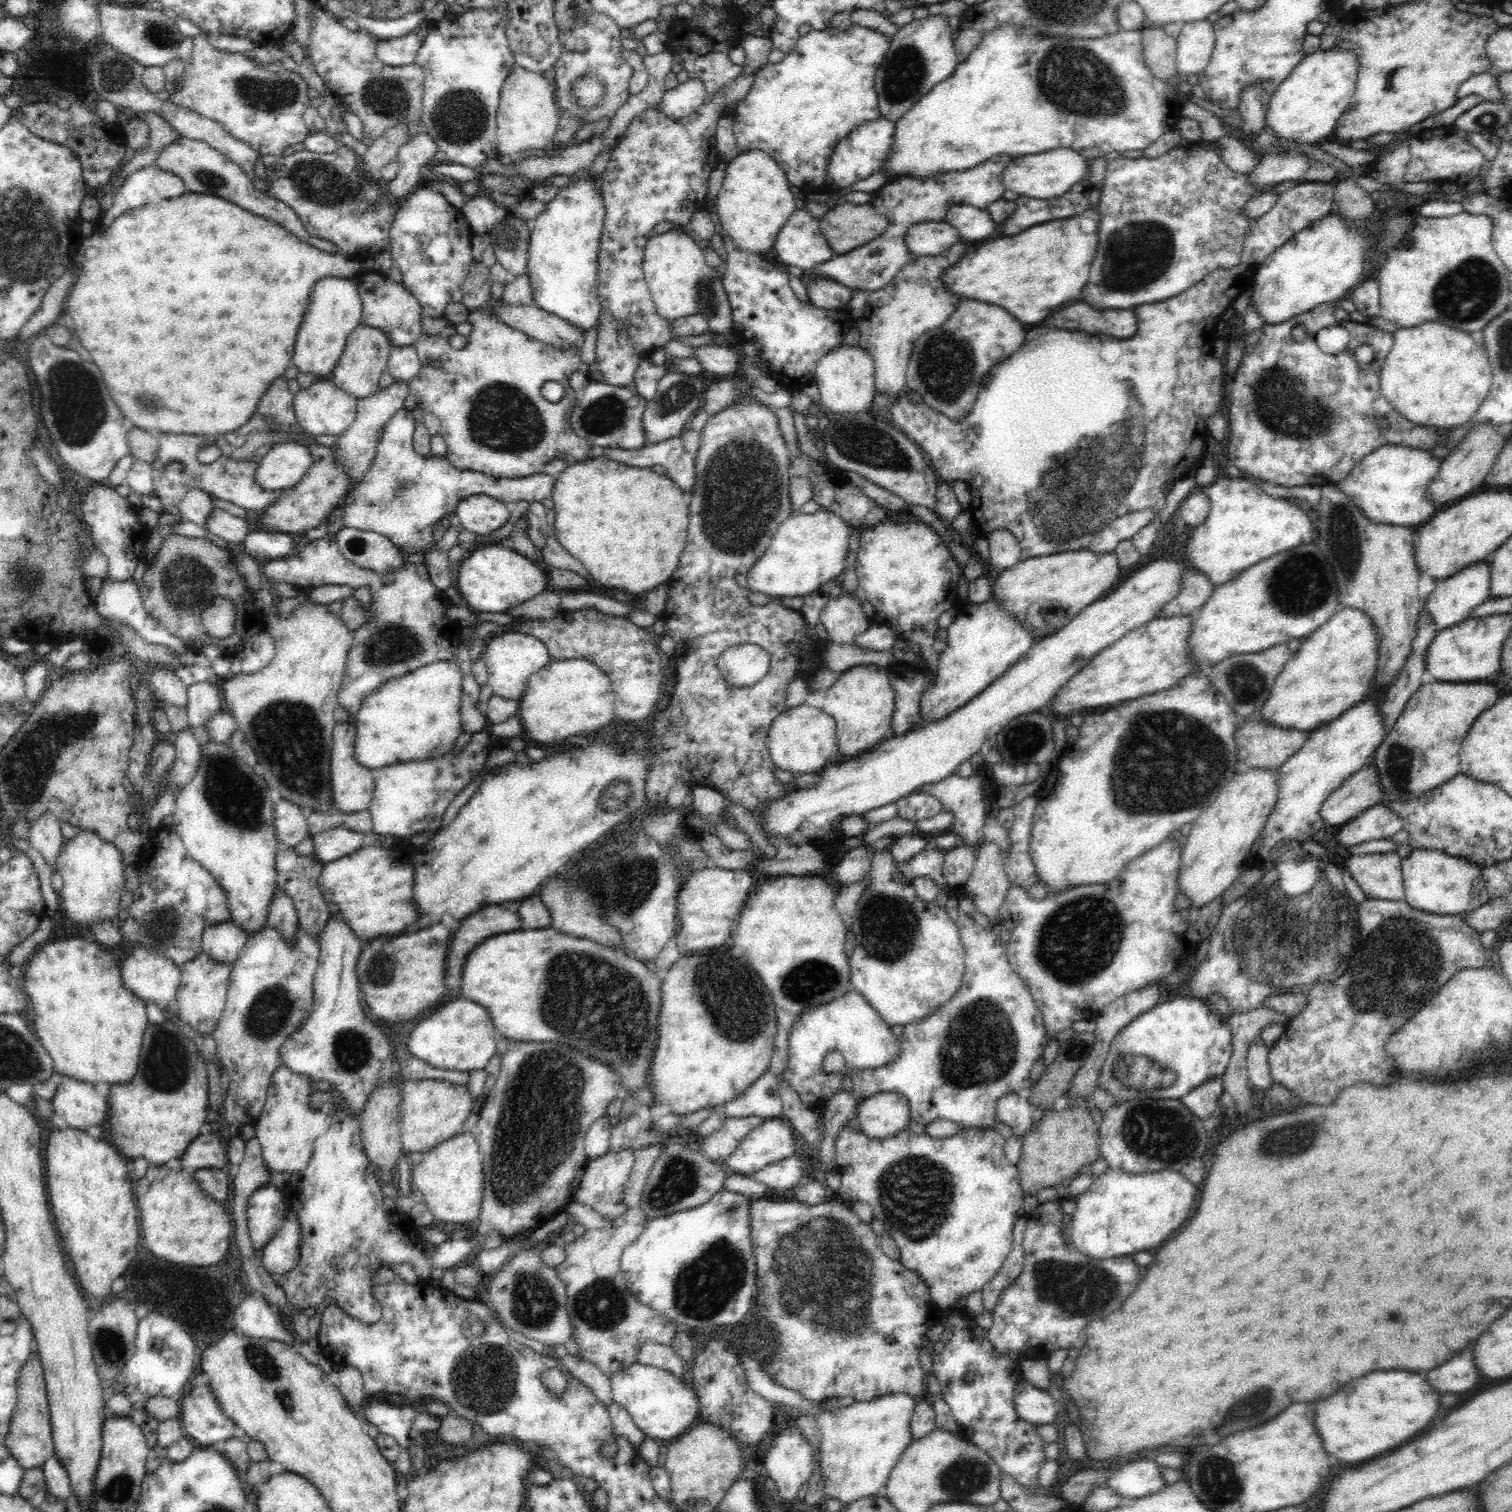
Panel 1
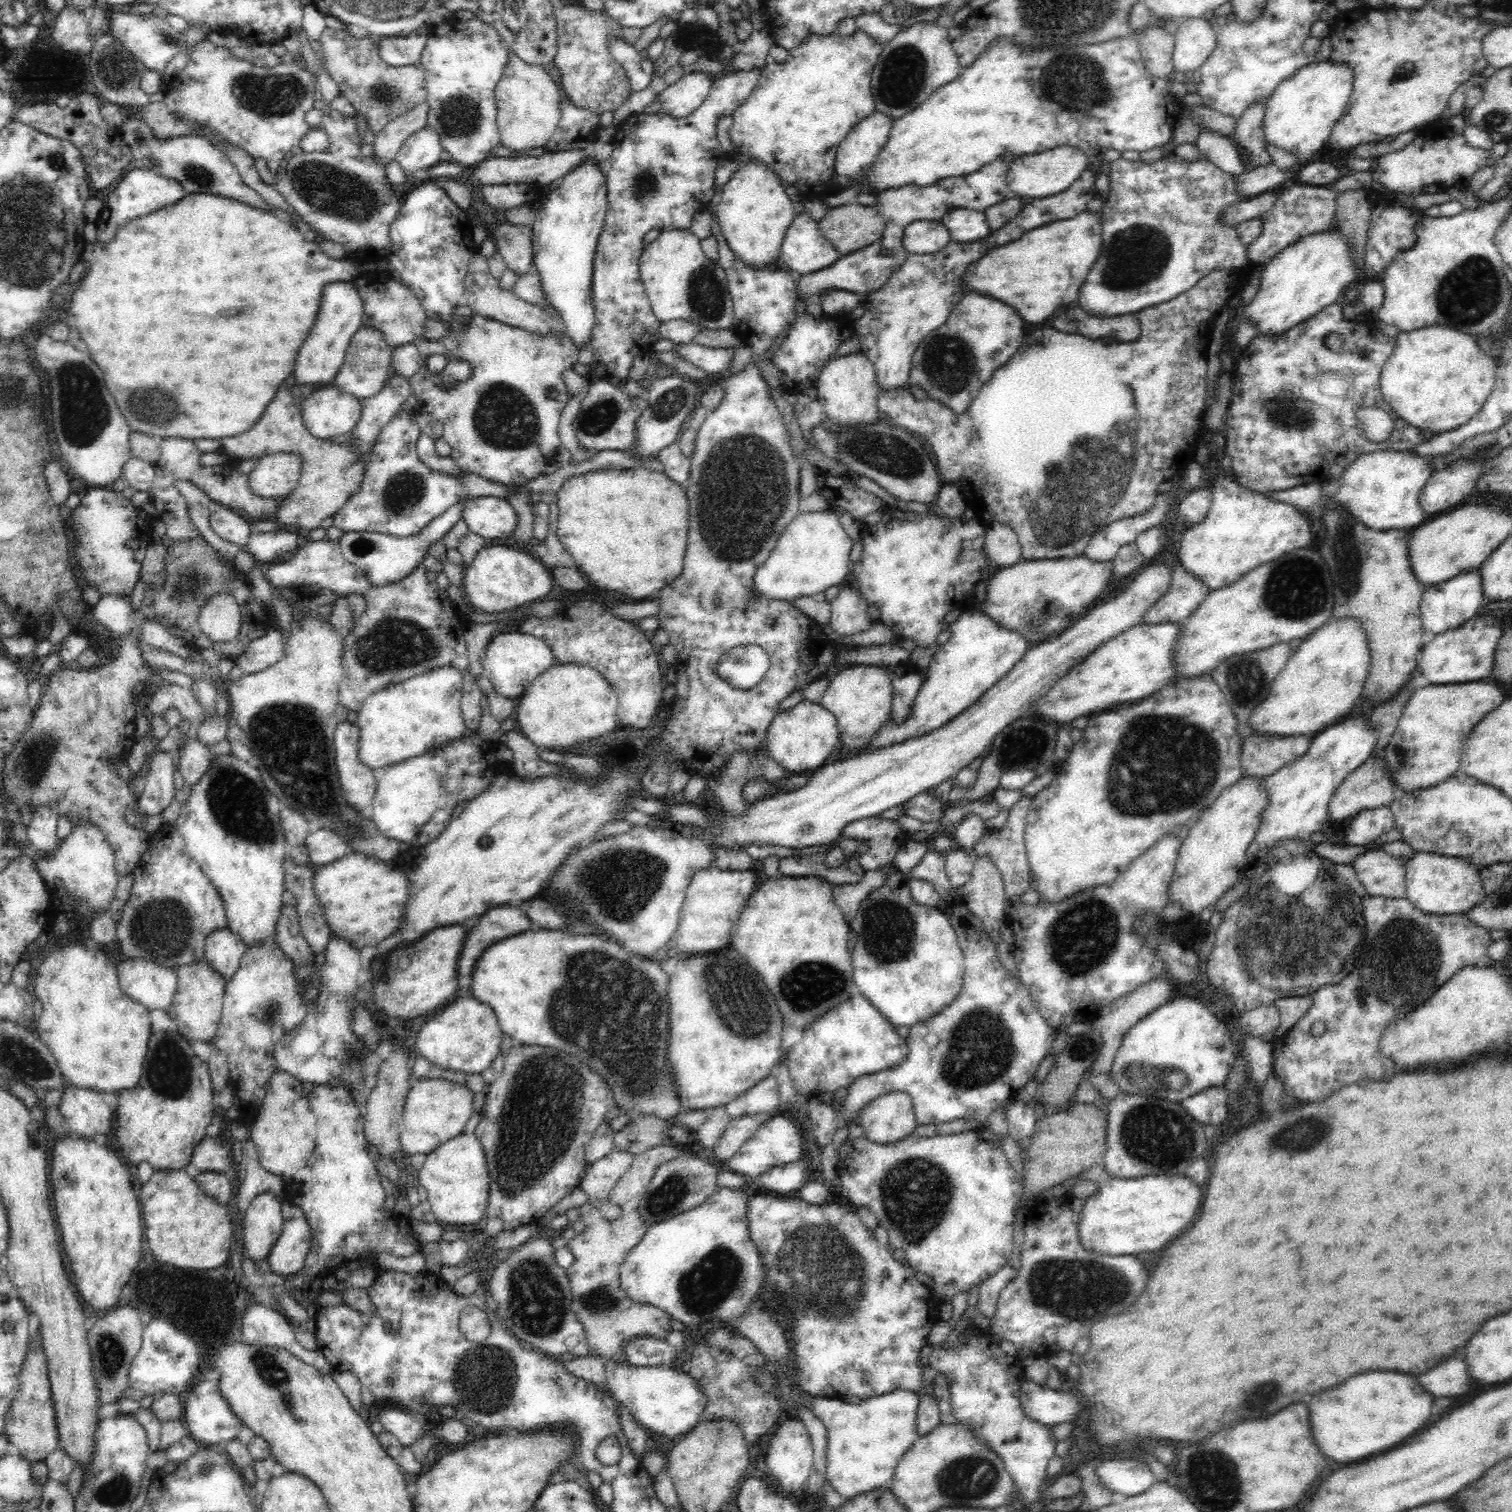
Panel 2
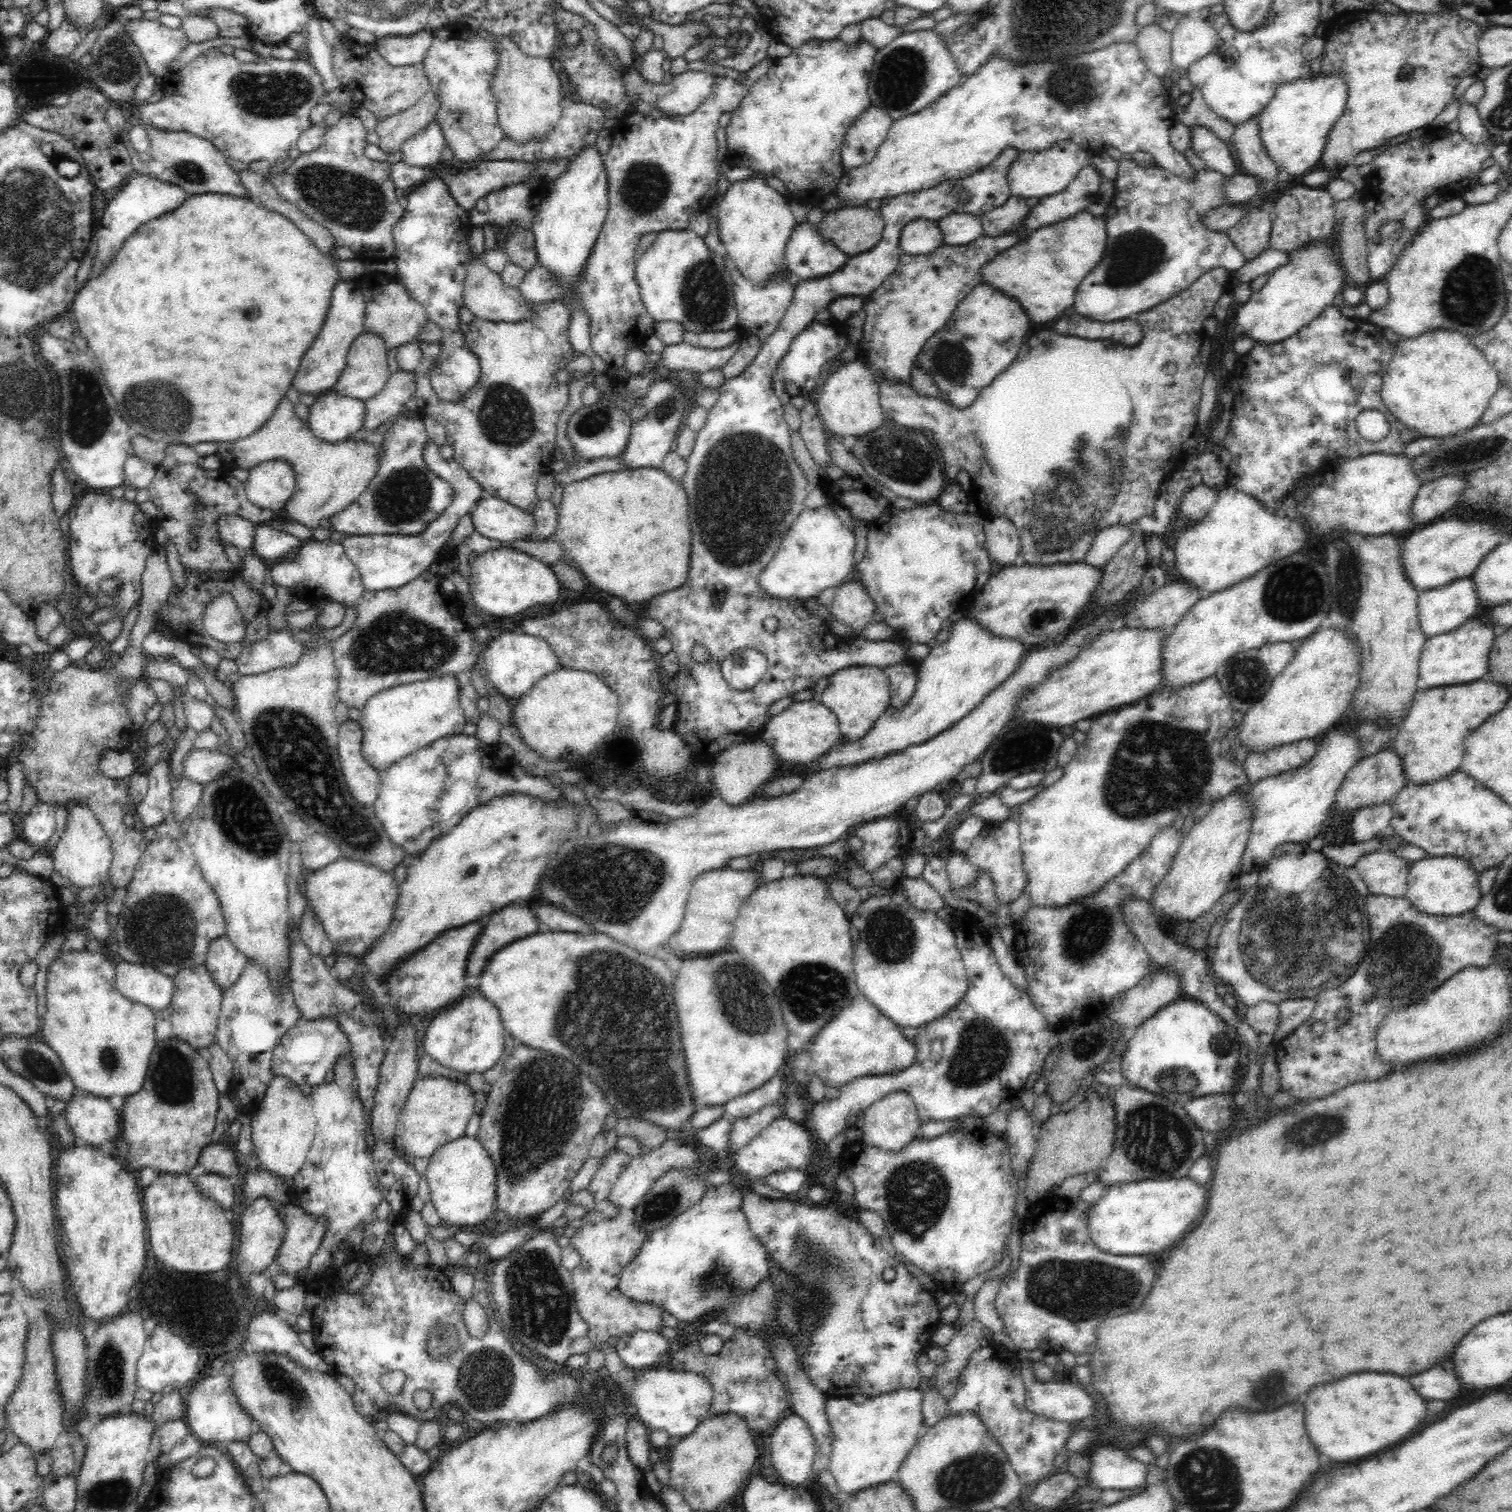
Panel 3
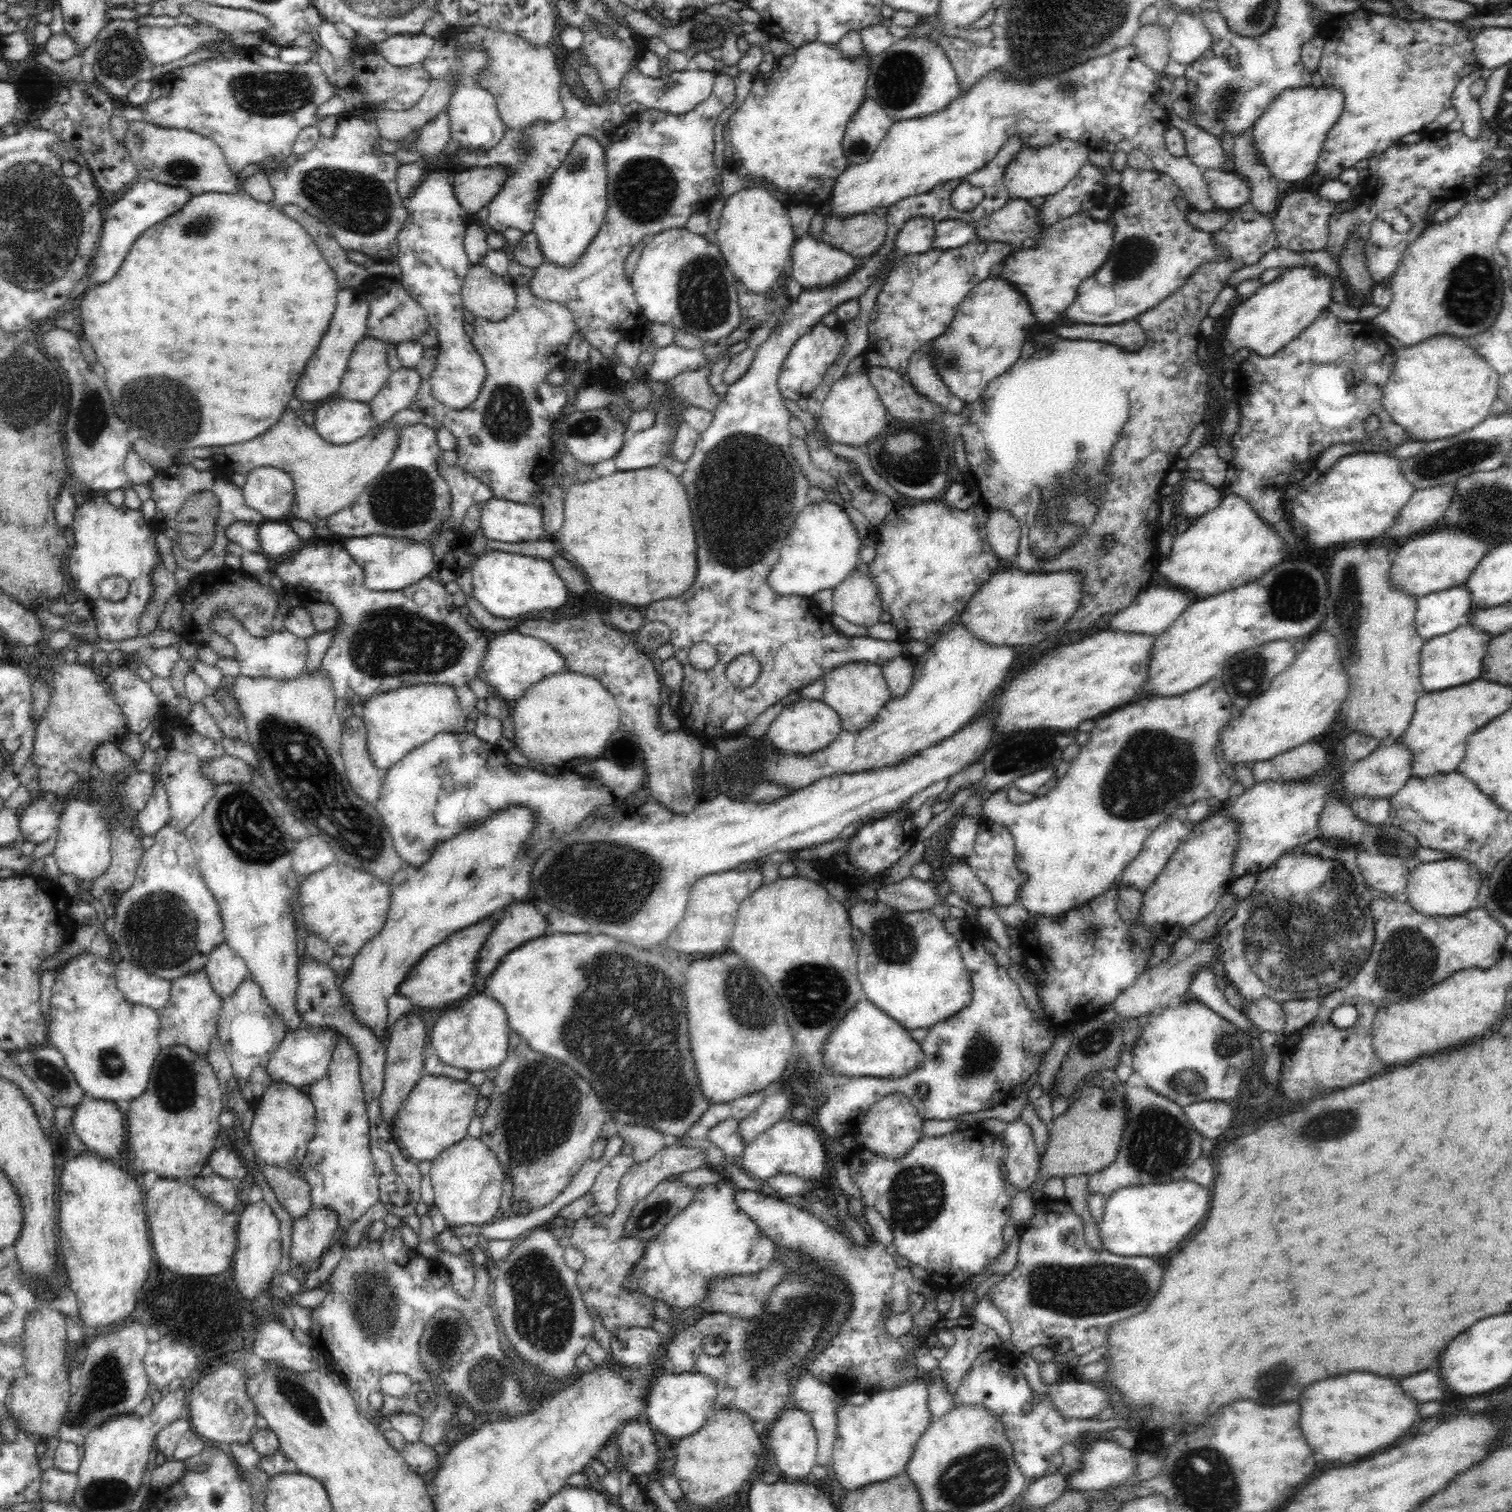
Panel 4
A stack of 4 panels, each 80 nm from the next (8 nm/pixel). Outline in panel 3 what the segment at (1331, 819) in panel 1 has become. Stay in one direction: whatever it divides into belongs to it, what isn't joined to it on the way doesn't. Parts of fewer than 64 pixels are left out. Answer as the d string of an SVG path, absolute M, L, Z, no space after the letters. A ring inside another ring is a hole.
M1386 747L1376 754L1360 759L1348 771L1337 791L1332 808L1338 810L1341 815L1351 814L1363 806L1391 803L1404 788L1404 773L1402 773L1400 757Z

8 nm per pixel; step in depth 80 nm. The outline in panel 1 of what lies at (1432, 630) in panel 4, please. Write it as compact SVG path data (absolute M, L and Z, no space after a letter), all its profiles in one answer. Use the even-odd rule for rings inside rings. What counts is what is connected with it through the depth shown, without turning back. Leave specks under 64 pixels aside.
M1488 559L1470 564L1448 579L1436 581L1436 588L1427 596L1425 605L1437 629L1444 630L1462 622L1472 608L1476 608L1491 596L1490 582L1492 582L1492 571Z

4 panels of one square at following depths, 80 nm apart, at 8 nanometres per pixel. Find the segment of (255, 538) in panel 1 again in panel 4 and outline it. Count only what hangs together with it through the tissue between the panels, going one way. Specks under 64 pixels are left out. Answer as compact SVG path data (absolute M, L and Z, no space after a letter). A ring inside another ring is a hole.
M267 521L259 524L258 537L261 553L267 557L278 557L292 550L301 550L303 540L290 528L289 524L279 521Z

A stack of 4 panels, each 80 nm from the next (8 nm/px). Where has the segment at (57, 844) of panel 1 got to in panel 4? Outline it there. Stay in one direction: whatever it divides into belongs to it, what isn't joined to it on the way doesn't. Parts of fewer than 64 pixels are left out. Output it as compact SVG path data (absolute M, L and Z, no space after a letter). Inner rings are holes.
M43 797L24 810L19 818L19 827L26 841L40 844L53 835L59 824L53 805L51 799Z

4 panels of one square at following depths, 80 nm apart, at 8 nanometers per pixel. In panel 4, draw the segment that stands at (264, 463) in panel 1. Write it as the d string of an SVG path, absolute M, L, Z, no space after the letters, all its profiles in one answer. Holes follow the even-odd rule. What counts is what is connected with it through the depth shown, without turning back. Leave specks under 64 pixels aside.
M260 466L247 474L243 486L245 502L267 521L278 521L290 513L295 500L293 478L275 466Z

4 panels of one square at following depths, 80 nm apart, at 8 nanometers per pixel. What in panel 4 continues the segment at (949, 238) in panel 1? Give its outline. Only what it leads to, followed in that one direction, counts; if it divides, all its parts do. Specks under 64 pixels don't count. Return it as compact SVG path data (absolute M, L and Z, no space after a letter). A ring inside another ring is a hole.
M926 217L907 220L895 238L895 246L901 254L922 254L933 248L935 222Z

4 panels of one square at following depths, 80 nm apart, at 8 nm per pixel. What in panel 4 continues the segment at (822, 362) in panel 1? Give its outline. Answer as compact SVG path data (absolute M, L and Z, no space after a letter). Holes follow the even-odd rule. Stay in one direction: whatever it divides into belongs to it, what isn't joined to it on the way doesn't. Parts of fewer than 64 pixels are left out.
M864 370L845 372L833 382L822 402L820 417L816 419L819 433L831 444L852 444L852 446L862 447L870 438L884 430L886 422L886 407Z

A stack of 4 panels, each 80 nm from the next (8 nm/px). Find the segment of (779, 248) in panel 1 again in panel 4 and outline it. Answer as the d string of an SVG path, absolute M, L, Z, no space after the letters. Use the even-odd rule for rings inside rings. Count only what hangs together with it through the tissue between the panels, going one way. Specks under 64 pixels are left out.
M808 232L794 238L789 256L792 259L791 276L794 276L796 282L799 282L803 288L828 288L836 284L836 280L844 280L844 276L848 276L856 266L860 266L863 260L824 242L818 235L814 236Z

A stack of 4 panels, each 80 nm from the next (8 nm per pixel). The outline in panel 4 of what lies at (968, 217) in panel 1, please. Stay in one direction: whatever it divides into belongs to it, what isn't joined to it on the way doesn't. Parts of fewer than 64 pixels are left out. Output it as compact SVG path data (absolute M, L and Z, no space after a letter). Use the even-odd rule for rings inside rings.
M961 218L940 220L935 225L933 248L960 248L968 241L975 240L975 225Z

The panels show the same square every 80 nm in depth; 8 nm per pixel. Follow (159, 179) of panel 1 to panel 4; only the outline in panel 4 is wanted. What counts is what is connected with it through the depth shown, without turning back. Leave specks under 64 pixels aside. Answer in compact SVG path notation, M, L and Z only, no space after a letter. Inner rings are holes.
M138 179L136 183L133 183L132 188L128 187L126 193L112 204L106 212L106 218L102 220L100 240L98 240L98 246L95 249L91 269L88 273L93 282L99 284L108 282L116 274L116 268L122 264L122 260L128 254L128 248L136 240L136 236L150 228L152 224L178 212L190 200L191 195L185 188L147 179Z

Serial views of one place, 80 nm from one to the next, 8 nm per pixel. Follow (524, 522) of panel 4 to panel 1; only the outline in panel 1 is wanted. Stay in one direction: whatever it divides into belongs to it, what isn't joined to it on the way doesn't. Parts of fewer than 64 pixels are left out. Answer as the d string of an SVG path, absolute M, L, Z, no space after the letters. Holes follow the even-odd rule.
M472 494L456 504L454 512L458 523L476 535L489 535L501 528L509 518L509 512L501 500L485 494Z

